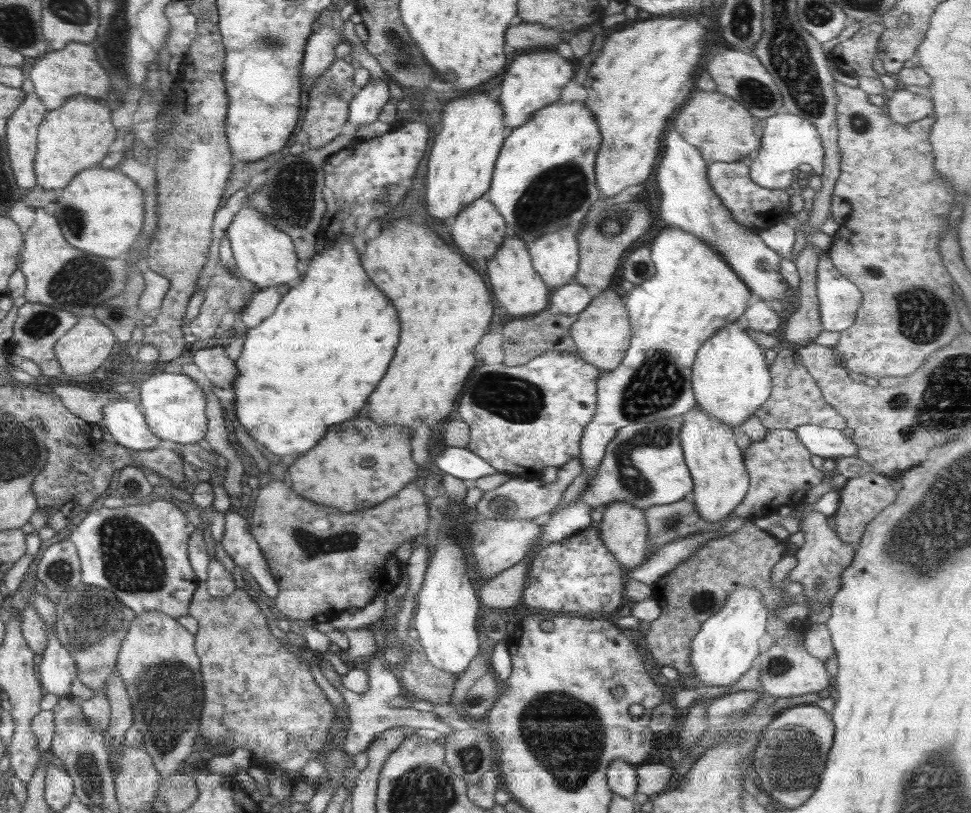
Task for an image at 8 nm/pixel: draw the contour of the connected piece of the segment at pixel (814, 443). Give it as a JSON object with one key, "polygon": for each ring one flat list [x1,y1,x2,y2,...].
{"polygon":[[806,424,794,431,812,455,833,458,855,457,858,452,858,445,852,437,846,436,843,430]]}

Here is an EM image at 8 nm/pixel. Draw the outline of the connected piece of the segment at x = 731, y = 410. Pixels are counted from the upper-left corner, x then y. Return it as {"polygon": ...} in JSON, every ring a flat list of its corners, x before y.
{"polygon":[[737,320,722,327,698,350,692,367,691,384,696,404,704,414,720,420,722,424,726,424,730,428,738,428,768,400,771,395,771,376,769,366,764,360,765,351,745,334,746,329,740,328,743,326,739,326]]}

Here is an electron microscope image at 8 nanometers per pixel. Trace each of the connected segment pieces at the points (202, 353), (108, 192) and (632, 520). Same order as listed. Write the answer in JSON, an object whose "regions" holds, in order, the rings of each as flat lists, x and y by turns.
{"regions":[[[213,342,205,347,197,347,192,362,206,375,215,388,231,388,238,375,236,362,225,353,225,347]],[[92,167,90,170,82,171,82,176,80,174,77,176,76,180,73,179,68,186,63,188,62,196,55,202,56,208,51,211,52,215,60,221,65,240,74,248,92,252,101,258,117,258,126,251,130,251,144,231,143,190,130,177,117,170,114,172,114,170]],[[626,502,606,504,600,536,625,571,645,566,649,551,647,533,647,519,642,508,634,508]]]}

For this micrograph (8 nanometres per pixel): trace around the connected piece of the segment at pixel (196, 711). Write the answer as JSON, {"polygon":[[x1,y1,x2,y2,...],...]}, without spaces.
{"polygon":[[144,611,130,624,118,655,117,671,132,700,133,726,142,733,142,748,162,778,186,768,185,761,199,734,205,687,195,640,194,634,174,617,160,611]]}

